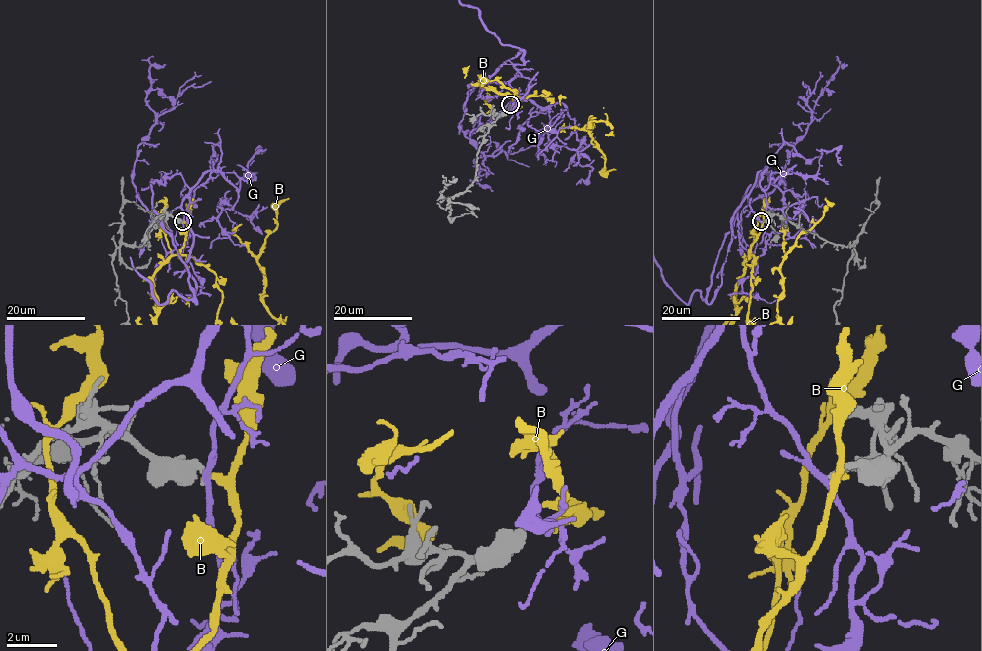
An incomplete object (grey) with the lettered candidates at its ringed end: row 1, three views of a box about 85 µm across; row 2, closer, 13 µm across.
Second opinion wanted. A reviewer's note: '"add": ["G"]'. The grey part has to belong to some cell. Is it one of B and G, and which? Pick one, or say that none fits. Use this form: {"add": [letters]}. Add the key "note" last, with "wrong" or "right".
{"add": ["G"], "note": "right"}

